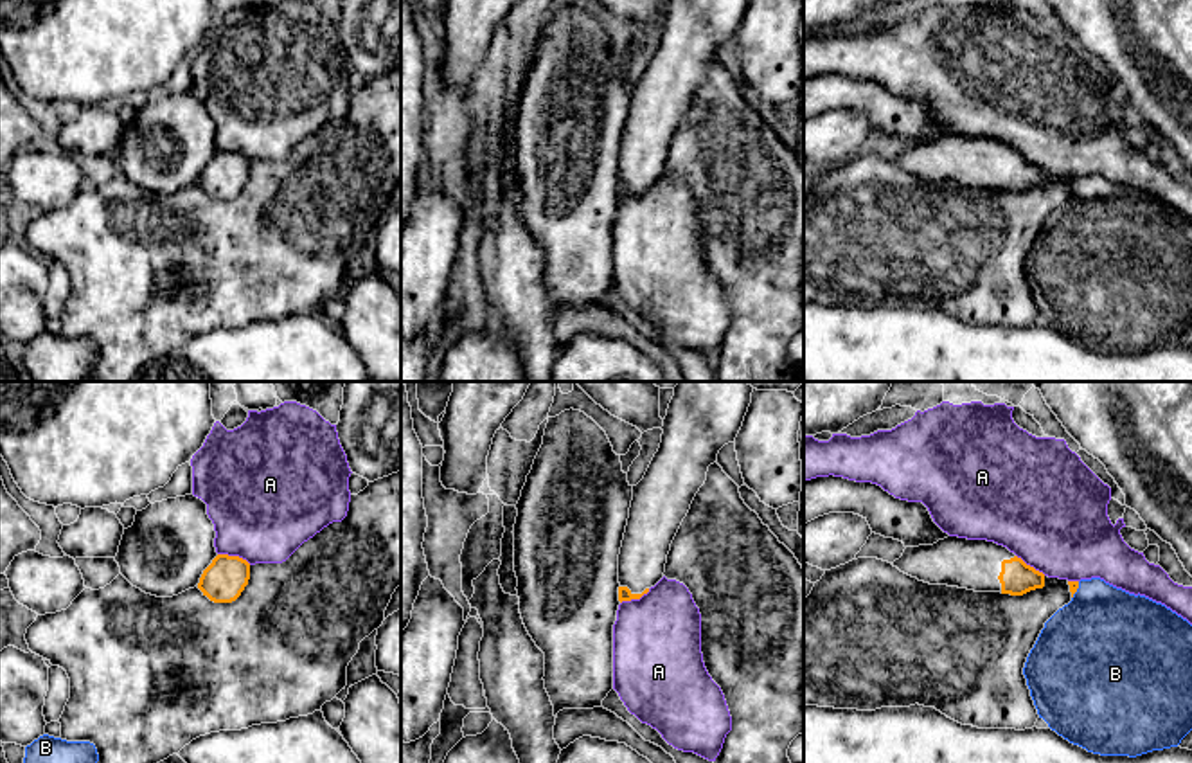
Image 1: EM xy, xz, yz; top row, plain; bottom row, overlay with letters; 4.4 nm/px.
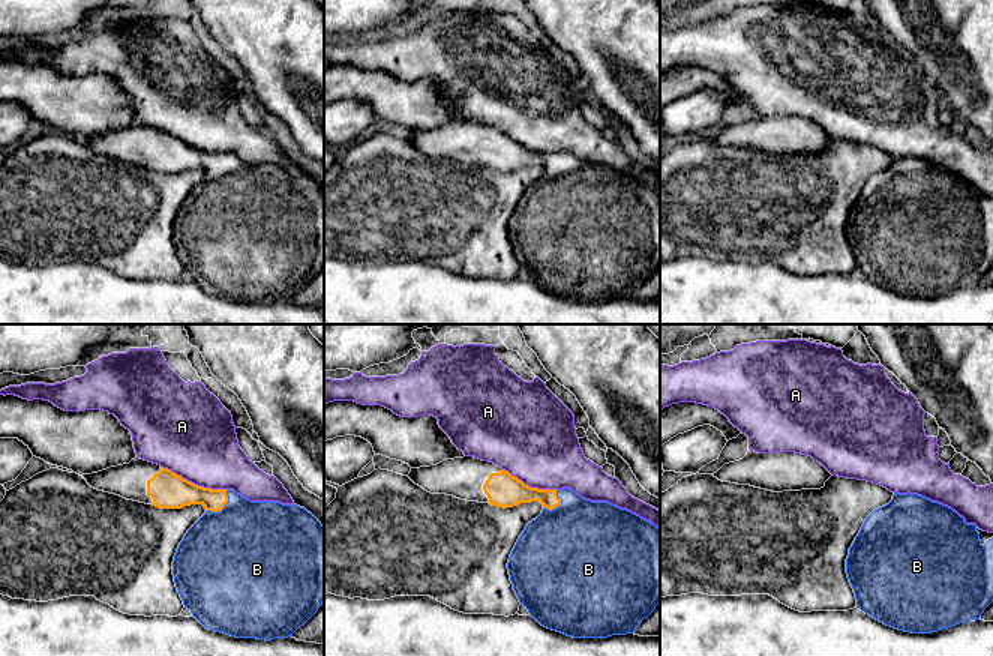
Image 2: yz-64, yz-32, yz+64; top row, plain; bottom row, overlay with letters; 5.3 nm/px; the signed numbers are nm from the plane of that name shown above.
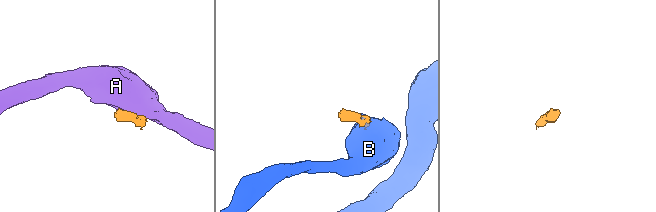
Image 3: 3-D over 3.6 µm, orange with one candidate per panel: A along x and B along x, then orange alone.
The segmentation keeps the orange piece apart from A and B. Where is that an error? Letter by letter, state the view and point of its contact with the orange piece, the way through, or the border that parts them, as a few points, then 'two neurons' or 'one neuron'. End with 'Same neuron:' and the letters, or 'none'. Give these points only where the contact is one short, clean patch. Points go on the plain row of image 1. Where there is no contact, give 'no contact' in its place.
A: xy (234, 153) | along xy (218, 150), (241, 153), (250, 161) | two neurons
B: yz (1076, 188) | across yz (1074, 182), (1076, 188), (1099, 211), (1104, 234) | one neuron
Same neuron: B

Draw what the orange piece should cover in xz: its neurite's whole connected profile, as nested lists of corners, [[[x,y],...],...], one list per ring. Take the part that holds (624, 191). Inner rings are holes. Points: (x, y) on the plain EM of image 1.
[[[669,0],[663,31],[644,76],[633,83],[629,115],[618,151],[618,198],[640,196],[665,169],[671,140],[707,77],[719,47],[735,40],[750,0]]]

